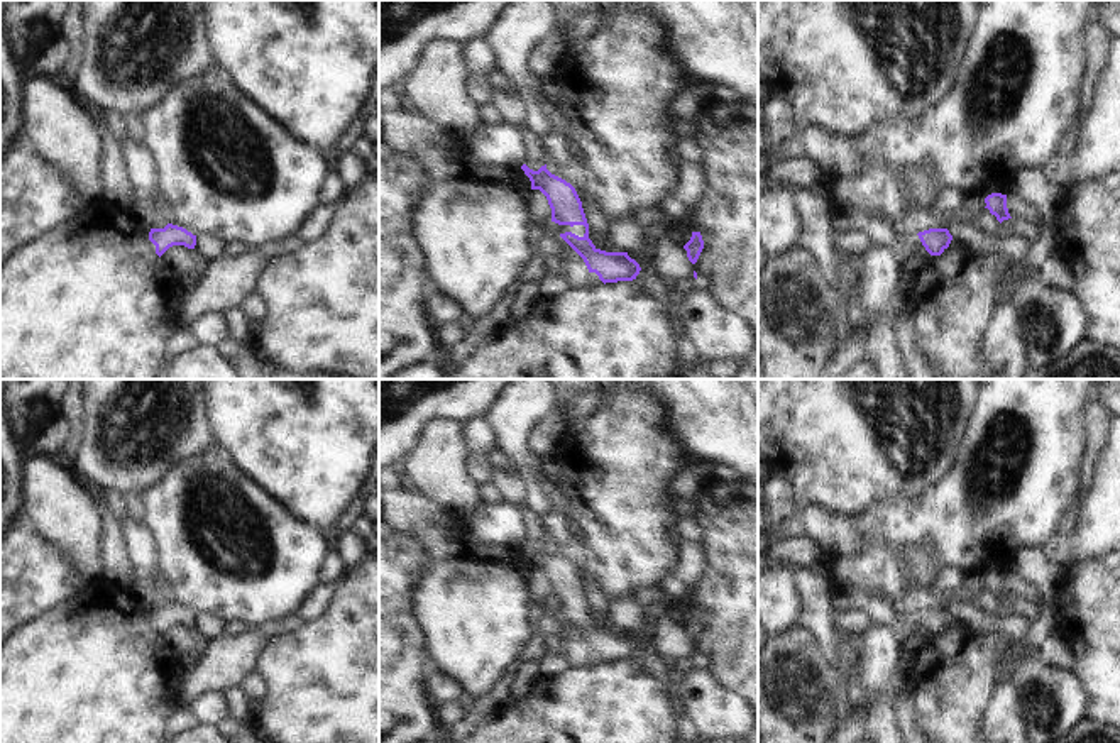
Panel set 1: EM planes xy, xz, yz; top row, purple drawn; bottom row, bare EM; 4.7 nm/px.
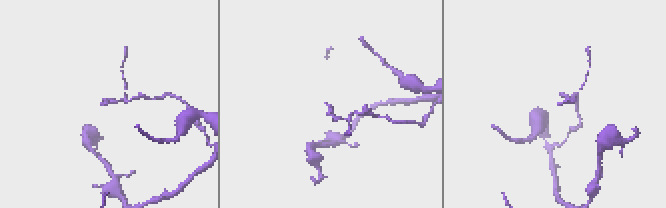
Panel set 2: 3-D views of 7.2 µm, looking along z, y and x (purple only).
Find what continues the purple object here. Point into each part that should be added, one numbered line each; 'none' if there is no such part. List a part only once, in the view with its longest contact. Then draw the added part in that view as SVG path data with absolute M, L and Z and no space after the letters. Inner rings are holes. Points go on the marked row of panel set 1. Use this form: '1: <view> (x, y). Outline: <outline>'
none.

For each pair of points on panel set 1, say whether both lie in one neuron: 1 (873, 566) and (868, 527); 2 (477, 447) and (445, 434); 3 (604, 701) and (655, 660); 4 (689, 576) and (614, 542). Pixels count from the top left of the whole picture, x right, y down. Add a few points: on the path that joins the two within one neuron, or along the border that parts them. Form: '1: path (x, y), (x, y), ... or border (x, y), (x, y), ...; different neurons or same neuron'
1: path (873, 555), (873, 537); same neuron
2: border (462, 422), (462, 442), (476, 464); different neurons
3: border (635, 662), (647, 672); different neurons
4: border (680, 544), (675, 564), (669, 574); different neurons

